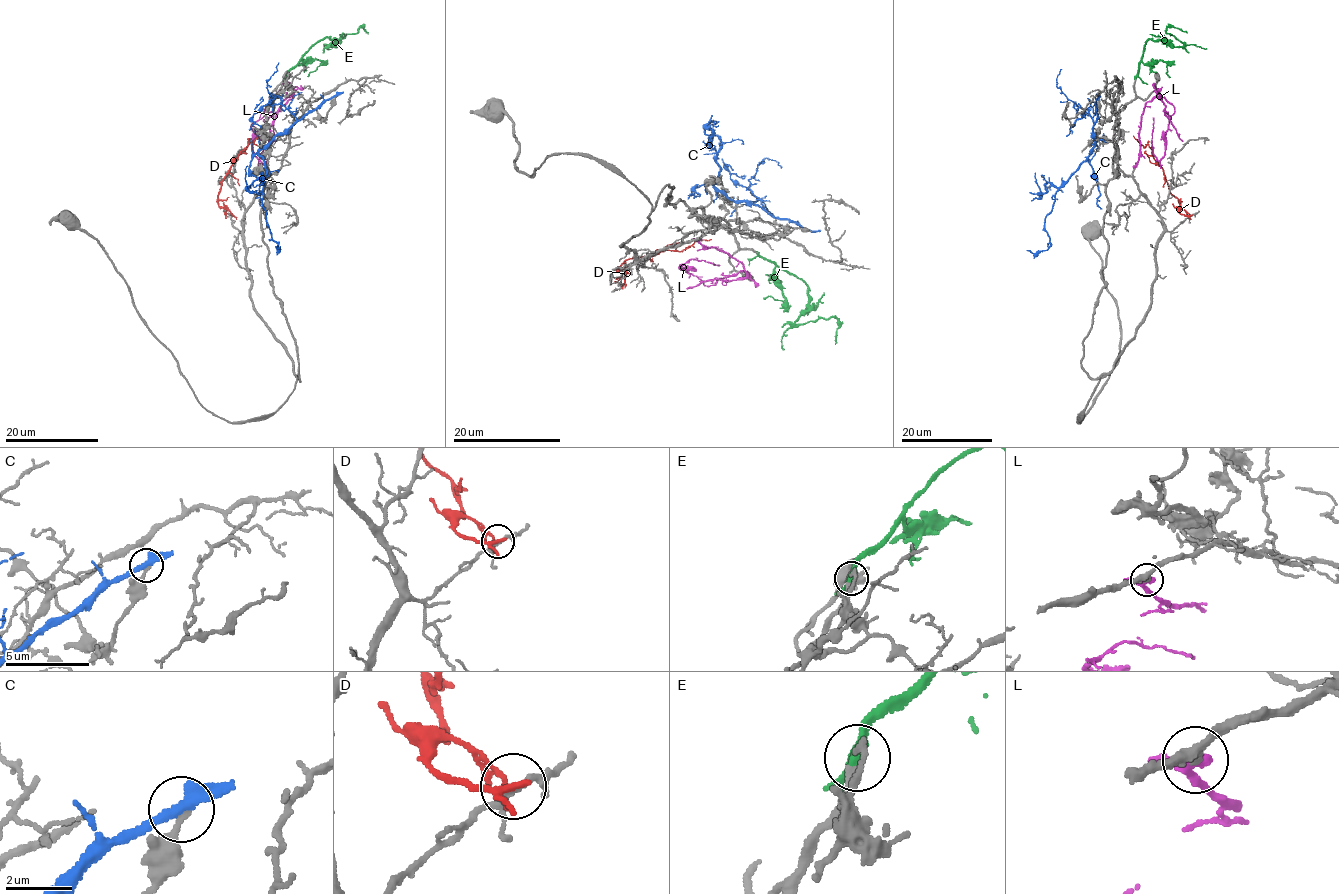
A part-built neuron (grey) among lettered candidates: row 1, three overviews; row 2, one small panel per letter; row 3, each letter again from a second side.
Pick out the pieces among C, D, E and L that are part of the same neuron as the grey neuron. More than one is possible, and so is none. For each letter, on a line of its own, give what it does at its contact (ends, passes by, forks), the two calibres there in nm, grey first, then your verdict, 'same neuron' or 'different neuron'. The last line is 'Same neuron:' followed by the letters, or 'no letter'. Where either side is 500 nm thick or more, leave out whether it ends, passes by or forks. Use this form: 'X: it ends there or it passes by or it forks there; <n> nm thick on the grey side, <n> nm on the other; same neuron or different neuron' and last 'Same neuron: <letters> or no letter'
C: it passes by; 190 nm thick on the grey side, 280 nm on the other; different neuron
D: it passes by; 160 nm thick on the grey side, 180 nm on the other; different neuron
E: it passes by; 200 nm thick on the grey side, 260 nm on the other; same neuron
L: it passes by; 200 nm thick on the grey side, 280 nm on the other; same neuron
Same neuron: E, L

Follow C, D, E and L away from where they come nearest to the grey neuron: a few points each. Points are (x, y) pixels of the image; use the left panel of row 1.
C: (335, 95), (259, 151), (267, 171), (262, 180), (262, 204), (276, 246)
D: (232, 215), (218, 205), (222, 180), (249, 143), (253, 144), (265, 133)
E: (287, 76), (325, 38), (337, 42), (334, 46), (361, 27), (368, 33)
L: (266, 166), (270, 126), (292, 95), (276, 112), (252, 124), (252, 152), (258, 159), (273, 141), (274, 115)

